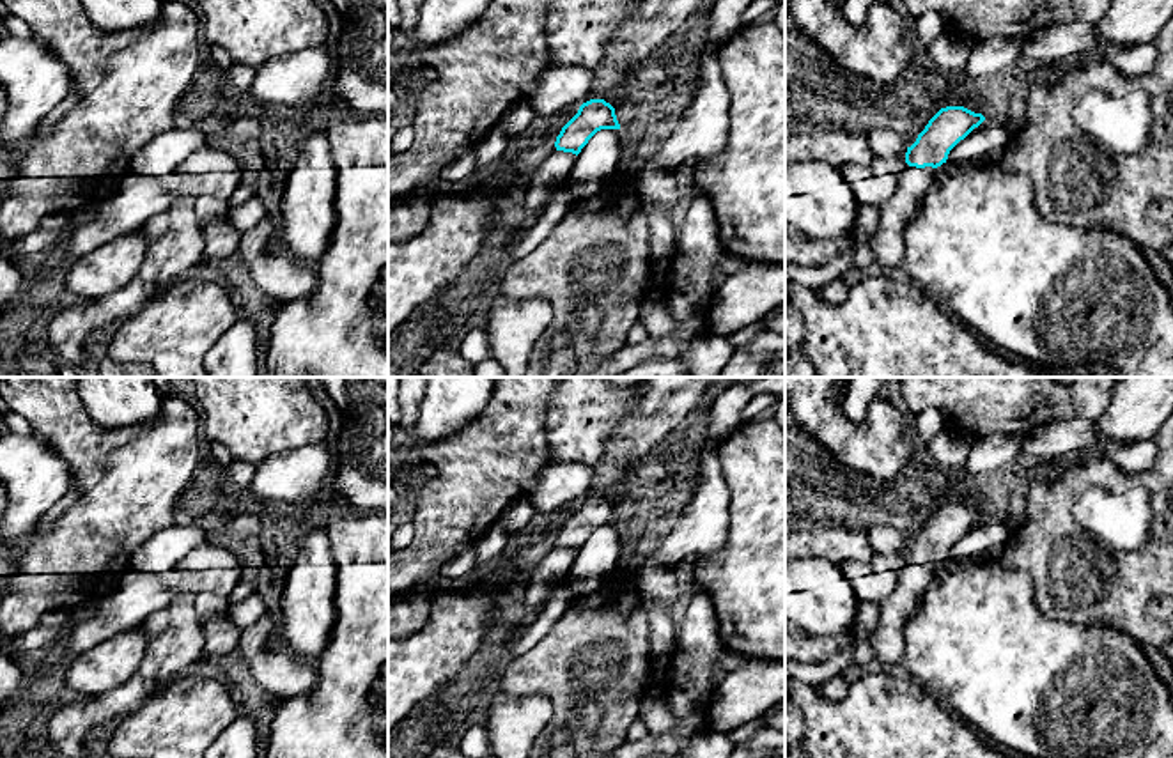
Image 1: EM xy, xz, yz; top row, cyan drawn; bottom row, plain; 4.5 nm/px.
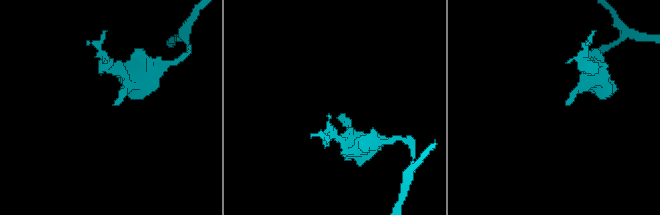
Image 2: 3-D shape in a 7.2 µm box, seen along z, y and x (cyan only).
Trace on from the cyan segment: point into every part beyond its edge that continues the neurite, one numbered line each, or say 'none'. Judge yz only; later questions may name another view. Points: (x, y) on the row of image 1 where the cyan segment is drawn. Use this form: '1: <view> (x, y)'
1: yz (904, 206)

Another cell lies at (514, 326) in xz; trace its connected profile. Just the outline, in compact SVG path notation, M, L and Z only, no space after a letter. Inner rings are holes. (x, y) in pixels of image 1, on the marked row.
M489 290L484 305L489 310L486 329L493 360L507 377L524 377L532 349L553 319L551 303L546 299L512 301Z

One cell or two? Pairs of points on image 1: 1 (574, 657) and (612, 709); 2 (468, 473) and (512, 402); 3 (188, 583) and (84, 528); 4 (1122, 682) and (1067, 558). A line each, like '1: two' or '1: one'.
1: one
2: one
3: two
4: two

